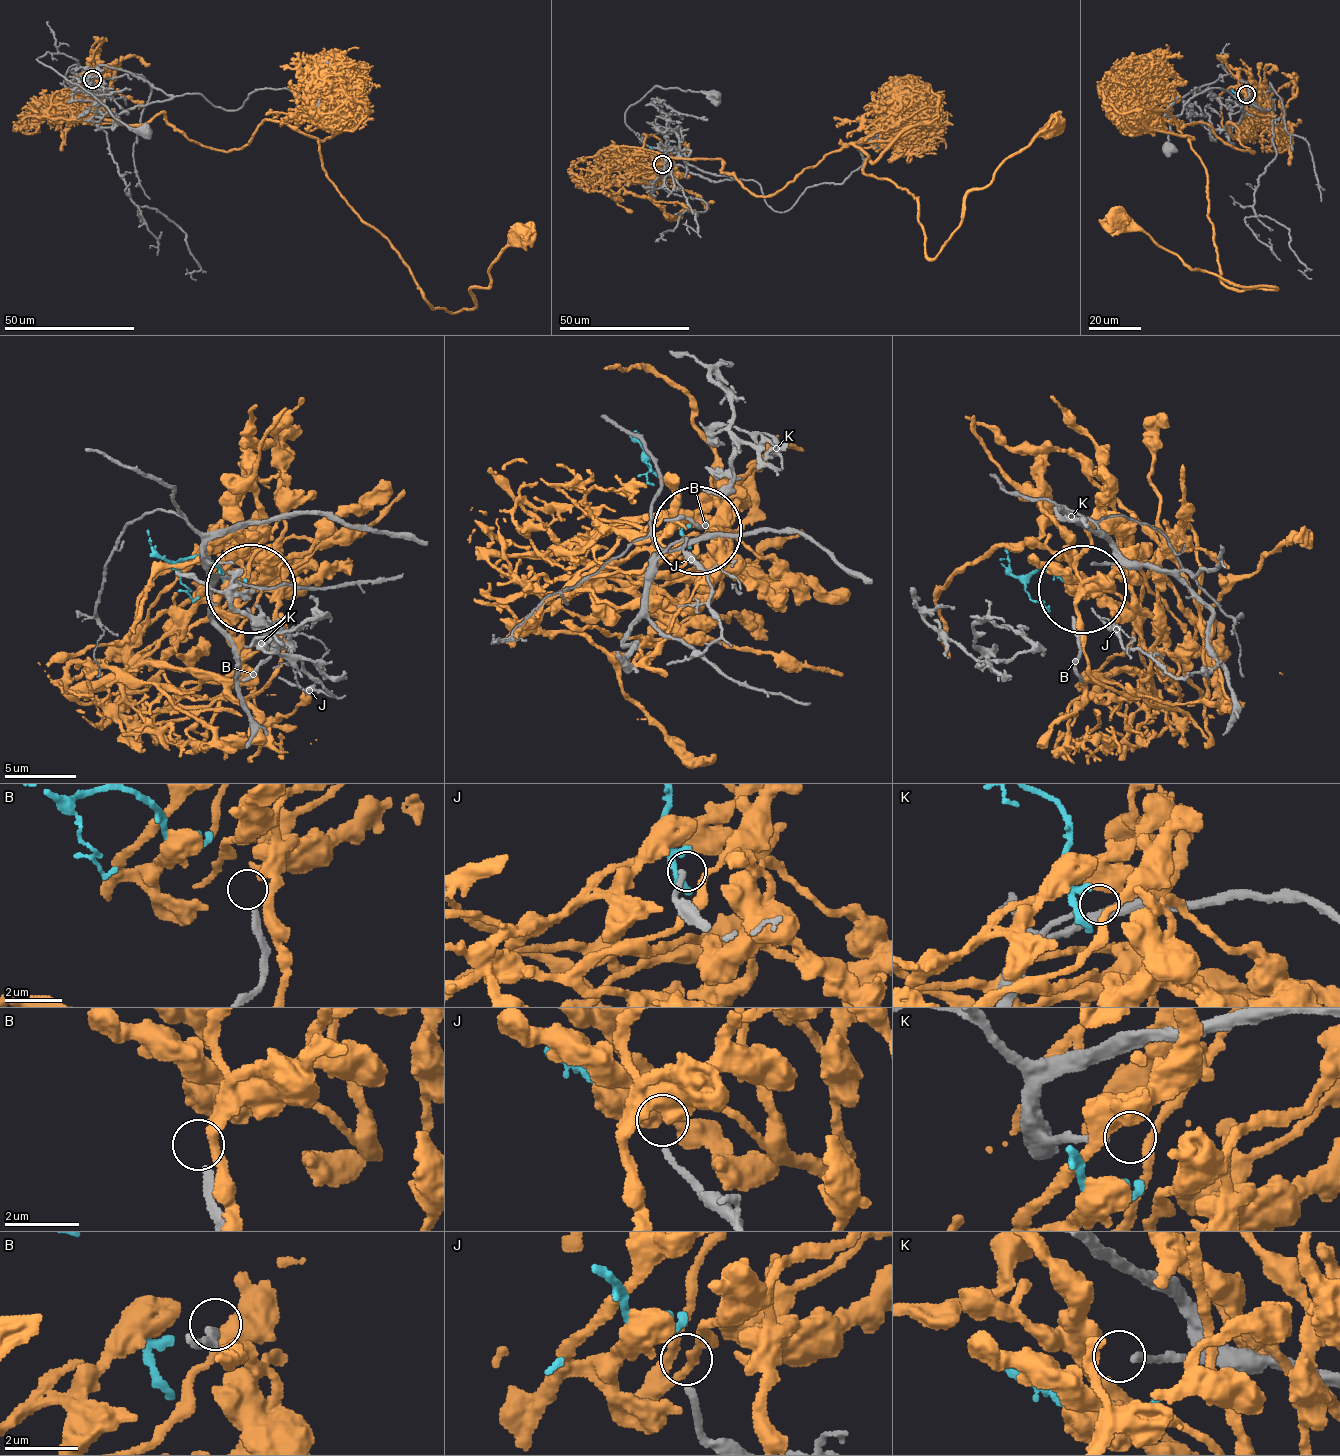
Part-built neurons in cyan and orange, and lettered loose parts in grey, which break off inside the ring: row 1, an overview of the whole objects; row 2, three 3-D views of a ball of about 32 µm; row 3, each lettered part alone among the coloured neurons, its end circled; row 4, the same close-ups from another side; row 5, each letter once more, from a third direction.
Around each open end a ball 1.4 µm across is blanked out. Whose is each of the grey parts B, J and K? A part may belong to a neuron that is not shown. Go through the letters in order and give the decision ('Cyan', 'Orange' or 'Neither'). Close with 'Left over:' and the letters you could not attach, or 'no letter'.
B: Orange
J: Neither
K: Neither
Left over: J, K

